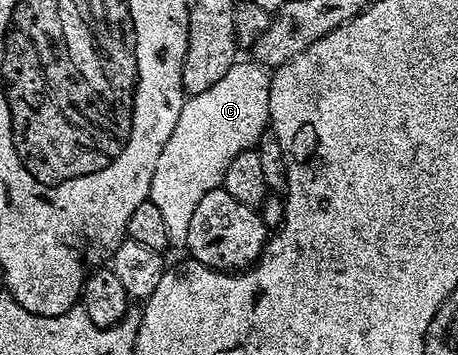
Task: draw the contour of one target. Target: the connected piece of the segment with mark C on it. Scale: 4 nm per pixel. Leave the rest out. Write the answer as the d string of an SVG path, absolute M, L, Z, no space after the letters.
M235 62L231 66L231 70L227 70L227 74L223 74L223 78L219 78L219 82L215 82L215 86L211 86L211 90L203 90L203 94L195 94L186 99L183 110L179 114L179 120L175 122L175 130L171 130L171 138L167 138L167 142L159 154L159 162L155 162L155 178L151 178L149 199L153 200L155 206L159 206L160 212L163 213L163 219L167 222L167 234L174 245L184 245L185 239L187 238L187 226L191 226L191 214L195 214L195 206L199 206L199 200L211 190L215 190L224 185L227 166L231 166L231 162L240 152L250 151L250 149L256 145L257 141L261 139L263 133L266 131L267 125L269 124L270 73L266 71L262 65L256 62L248 62L249 64L241 63L242 62Z

